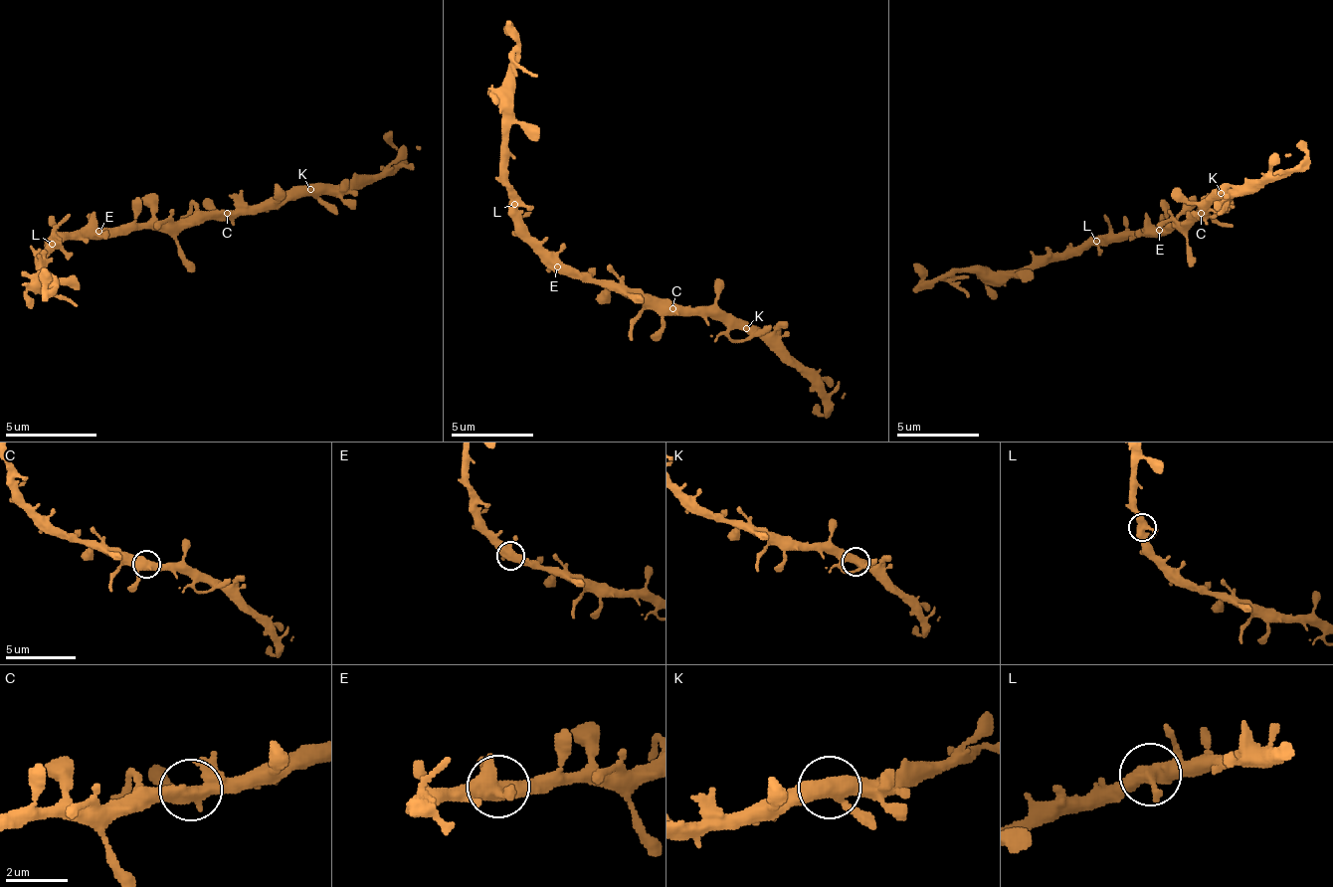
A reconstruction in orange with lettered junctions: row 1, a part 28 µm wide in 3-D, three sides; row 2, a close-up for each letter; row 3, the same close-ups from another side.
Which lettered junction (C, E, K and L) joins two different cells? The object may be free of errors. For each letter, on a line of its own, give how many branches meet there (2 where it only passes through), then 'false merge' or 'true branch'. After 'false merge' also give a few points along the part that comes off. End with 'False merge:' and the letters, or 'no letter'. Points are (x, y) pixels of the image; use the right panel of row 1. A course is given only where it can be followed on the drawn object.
C: 4 branches meet; true branch
E: 4 branches meet; true branch
K: 4 branches meet; true branch
L: 4 branches meet; true branch
False merge: no letter

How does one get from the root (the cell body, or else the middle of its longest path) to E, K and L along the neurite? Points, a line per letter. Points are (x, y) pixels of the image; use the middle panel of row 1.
E: (594, 283), (573, 279), (557, 266)
K: (594, 283), (640, 287), (656, 299), (672, 299), (684, 308), (717, 308), (746, 328)
L: (594, 283), (573, 279), (528, 234), (528, 226), (519, 217), (519, 209), (515, 205)

